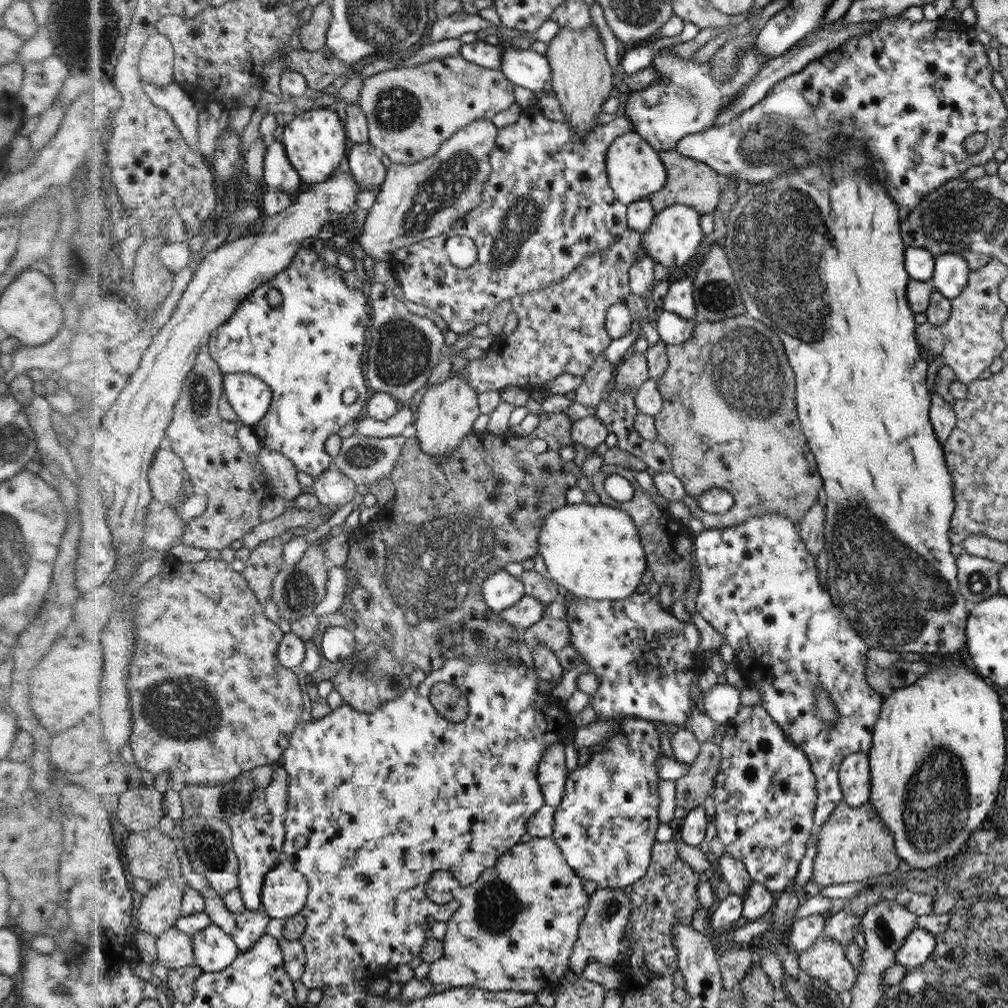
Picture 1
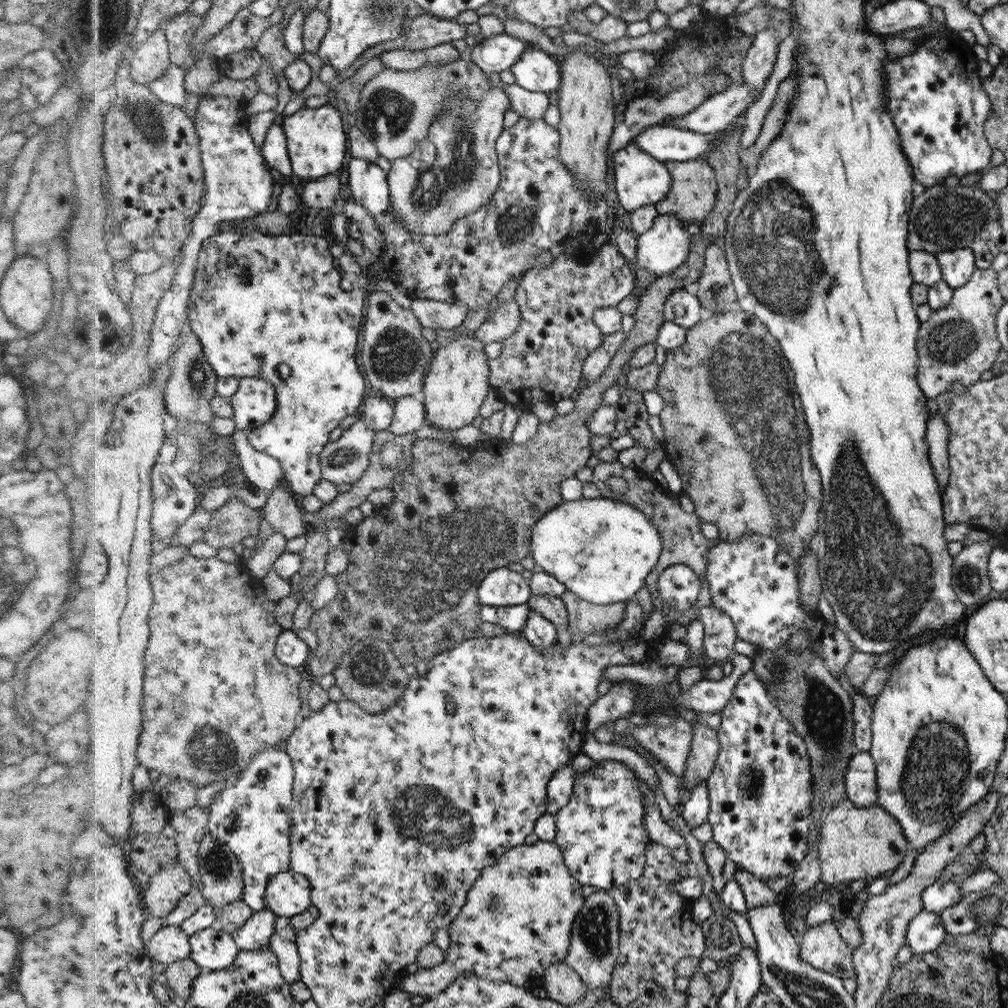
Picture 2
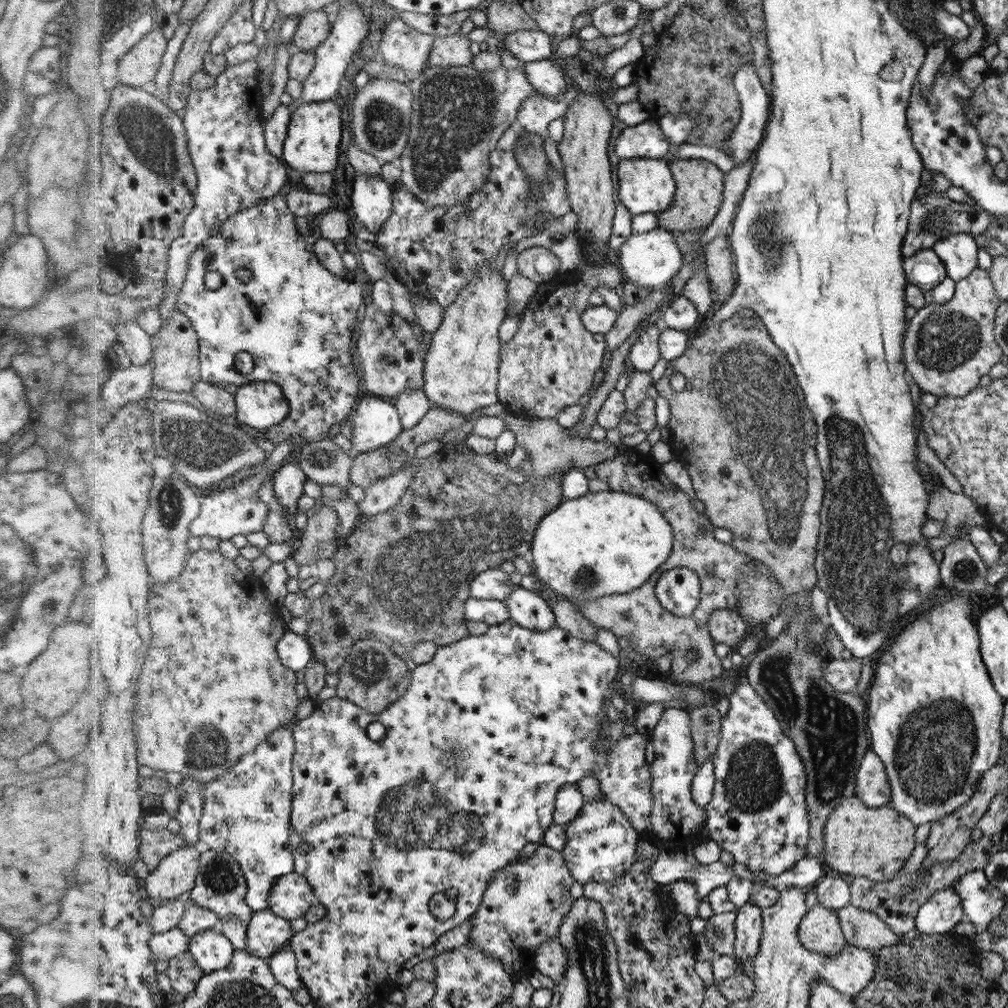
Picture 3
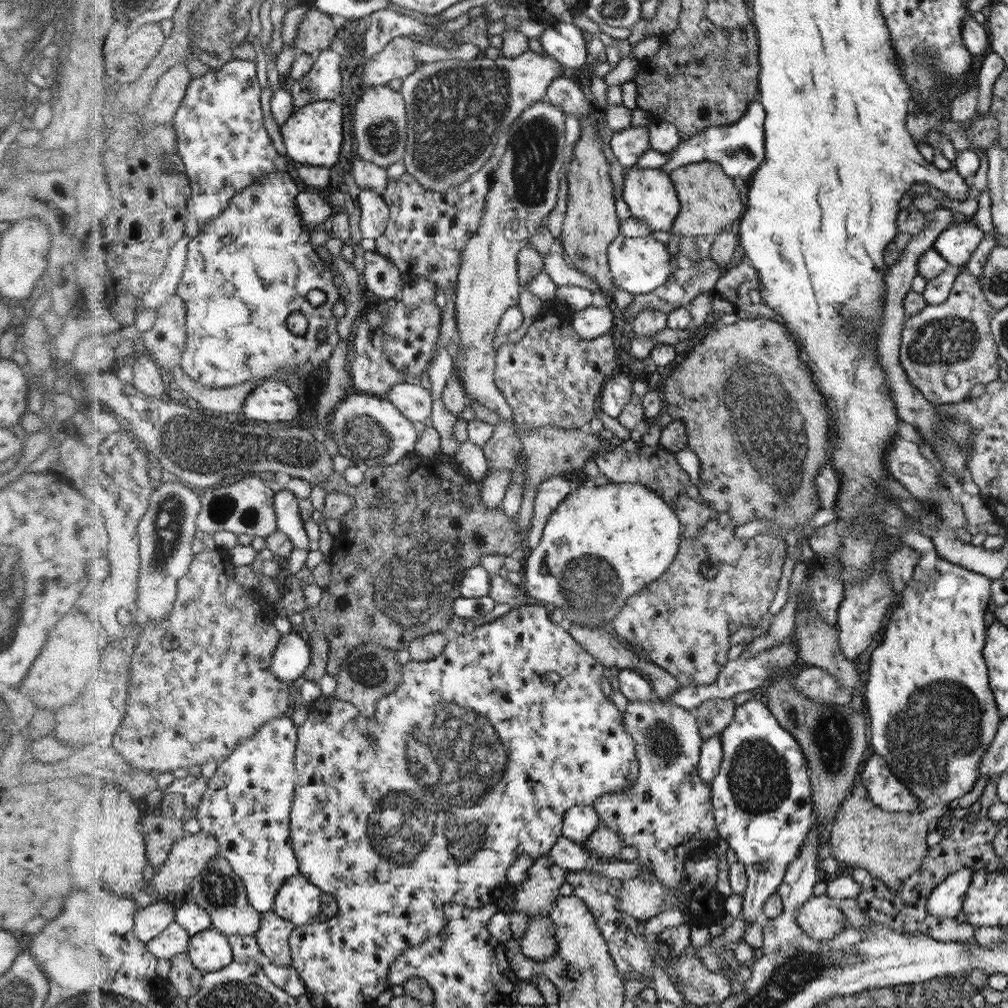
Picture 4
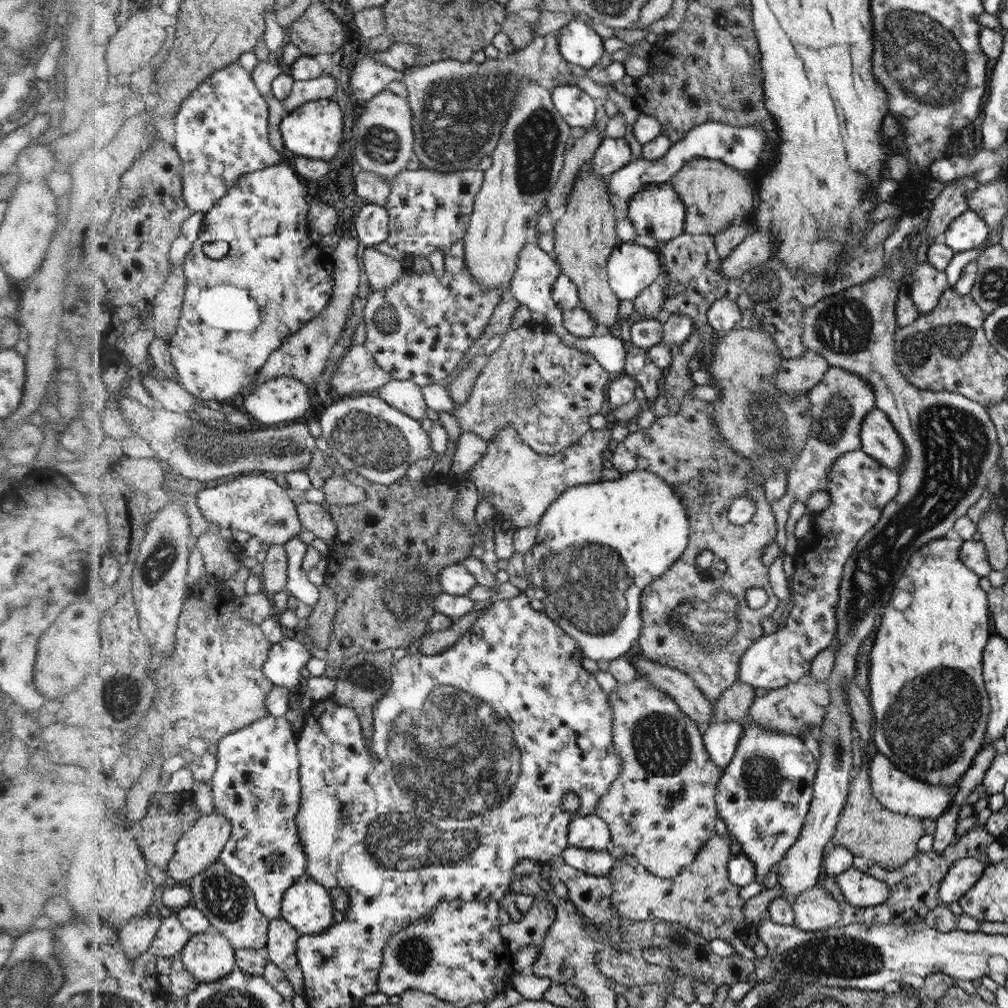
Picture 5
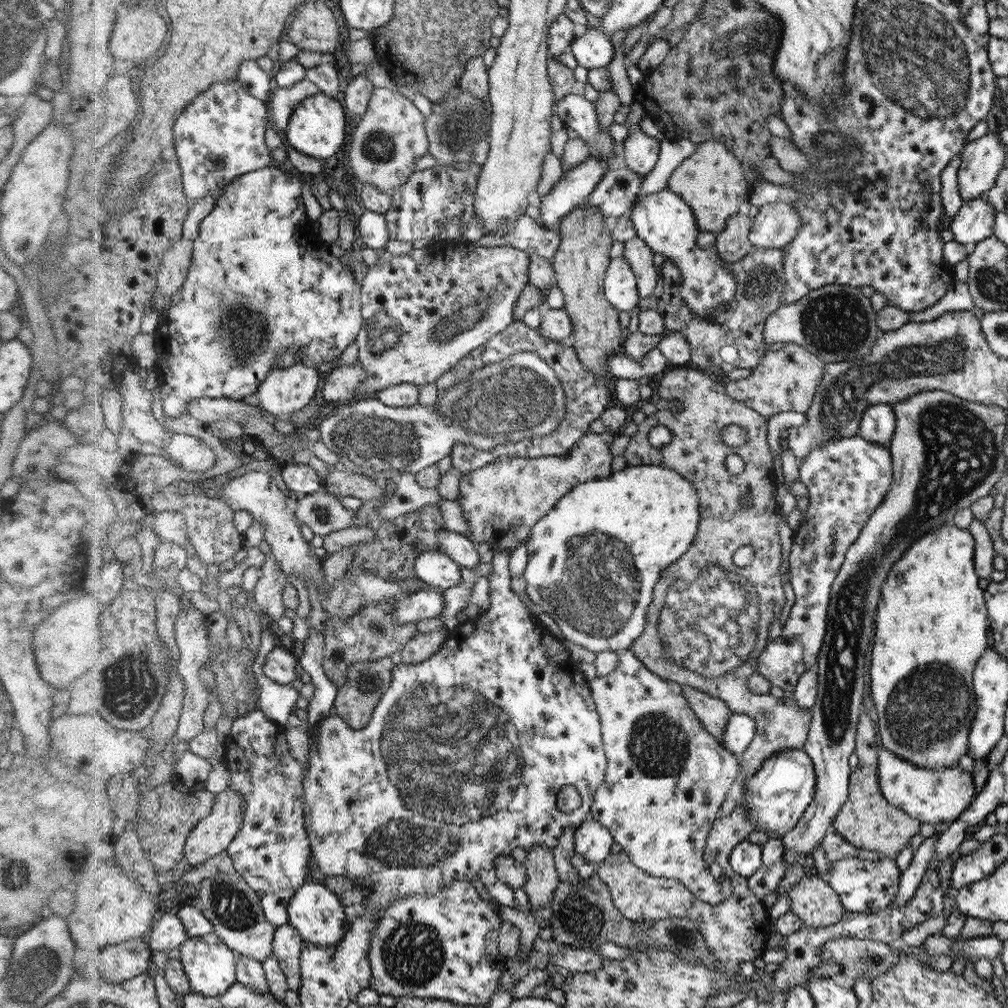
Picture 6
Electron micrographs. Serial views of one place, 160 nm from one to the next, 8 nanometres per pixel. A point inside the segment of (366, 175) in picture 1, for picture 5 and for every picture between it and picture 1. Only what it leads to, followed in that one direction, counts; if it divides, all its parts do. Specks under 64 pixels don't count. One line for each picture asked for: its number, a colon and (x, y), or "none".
2: (368, 183)
3: (371, 200)
4: (374, 211)
5: (372, 220)

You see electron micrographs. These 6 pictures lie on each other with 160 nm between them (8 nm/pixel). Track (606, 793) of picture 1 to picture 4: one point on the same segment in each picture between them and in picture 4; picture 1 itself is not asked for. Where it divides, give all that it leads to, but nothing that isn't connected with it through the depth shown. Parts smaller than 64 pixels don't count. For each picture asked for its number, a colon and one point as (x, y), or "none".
2: (602, 832)
3: (600, 846)
4: (605, 840)

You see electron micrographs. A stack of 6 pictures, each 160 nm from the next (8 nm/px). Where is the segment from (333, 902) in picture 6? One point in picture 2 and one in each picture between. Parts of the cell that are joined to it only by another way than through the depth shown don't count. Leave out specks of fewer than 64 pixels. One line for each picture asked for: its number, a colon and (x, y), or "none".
2: (290, 893)
3: (294, 895)
4: (300, 901)
5: (309, 906)

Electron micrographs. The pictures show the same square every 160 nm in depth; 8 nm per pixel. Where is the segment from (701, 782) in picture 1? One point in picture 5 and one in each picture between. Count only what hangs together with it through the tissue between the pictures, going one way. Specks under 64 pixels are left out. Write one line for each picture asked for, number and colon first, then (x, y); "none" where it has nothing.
2: (702, 758)
3: (706, 720)
4: (713, 716)
5: (734, 704)

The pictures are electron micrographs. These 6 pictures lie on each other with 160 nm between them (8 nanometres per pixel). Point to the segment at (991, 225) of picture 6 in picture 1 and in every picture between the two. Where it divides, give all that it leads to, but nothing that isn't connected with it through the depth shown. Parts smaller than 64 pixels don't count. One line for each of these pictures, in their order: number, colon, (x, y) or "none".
1: (951, 272)
2: (957, 266)
3: (958, 252)
4: (956, 243)
5: (968, 230)

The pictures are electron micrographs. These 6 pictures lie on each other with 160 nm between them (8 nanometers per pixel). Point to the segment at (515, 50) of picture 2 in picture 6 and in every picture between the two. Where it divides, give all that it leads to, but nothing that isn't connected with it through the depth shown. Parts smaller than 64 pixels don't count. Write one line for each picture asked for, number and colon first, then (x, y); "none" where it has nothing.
3: (527, 45)
4: (562, 40)
5: (580, 45)
6: (593, 49)

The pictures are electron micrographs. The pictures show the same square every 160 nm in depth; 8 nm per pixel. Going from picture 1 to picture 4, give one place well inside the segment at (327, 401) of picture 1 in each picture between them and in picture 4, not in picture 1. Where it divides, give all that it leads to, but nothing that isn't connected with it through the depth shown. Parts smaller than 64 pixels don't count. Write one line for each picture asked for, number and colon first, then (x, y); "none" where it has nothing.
2: (293, 312)
3: (295, 316)
4: (240, 295)

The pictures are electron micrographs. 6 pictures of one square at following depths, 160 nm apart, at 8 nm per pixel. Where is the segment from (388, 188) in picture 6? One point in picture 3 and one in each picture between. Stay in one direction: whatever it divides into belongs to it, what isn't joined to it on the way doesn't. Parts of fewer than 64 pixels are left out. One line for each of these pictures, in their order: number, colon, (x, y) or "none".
3: (382, 112)
4: (380, 120)
5: (384, 144)

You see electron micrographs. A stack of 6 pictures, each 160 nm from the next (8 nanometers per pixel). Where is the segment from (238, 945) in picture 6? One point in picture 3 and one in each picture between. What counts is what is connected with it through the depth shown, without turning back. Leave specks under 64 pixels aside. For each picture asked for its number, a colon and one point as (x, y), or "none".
3: (222, 886)
4: (220, 889)
5: (230, 903)

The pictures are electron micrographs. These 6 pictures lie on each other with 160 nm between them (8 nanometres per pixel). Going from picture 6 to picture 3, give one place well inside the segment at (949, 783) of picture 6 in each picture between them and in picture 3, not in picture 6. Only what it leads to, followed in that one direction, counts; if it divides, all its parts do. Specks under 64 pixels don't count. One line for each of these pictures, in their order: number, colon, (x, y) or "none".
3: (871, 783)
4: (887, 792)
5: (896, 790)

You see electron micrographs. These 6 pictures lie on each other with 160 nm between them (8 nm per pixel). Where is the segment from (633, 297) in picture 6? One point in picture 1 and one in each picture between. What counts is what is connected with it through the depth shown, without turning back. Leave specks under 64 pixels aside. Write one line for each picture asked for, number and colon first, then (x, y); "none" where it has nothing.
1: (671, 240)
2: (665, 246)
3: (650, 260)
4: (640, 265)
5: (632, 268)

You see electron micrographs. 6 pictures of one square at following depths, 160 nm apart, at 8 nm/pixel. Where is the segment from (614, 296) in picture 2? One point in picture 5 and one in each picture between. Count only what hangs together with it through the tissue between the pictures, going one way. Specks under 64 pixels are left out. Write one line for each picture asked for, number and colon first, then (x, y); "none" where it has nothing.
3: (550, 362)
4: (552, 377)
5: (569, 383)

